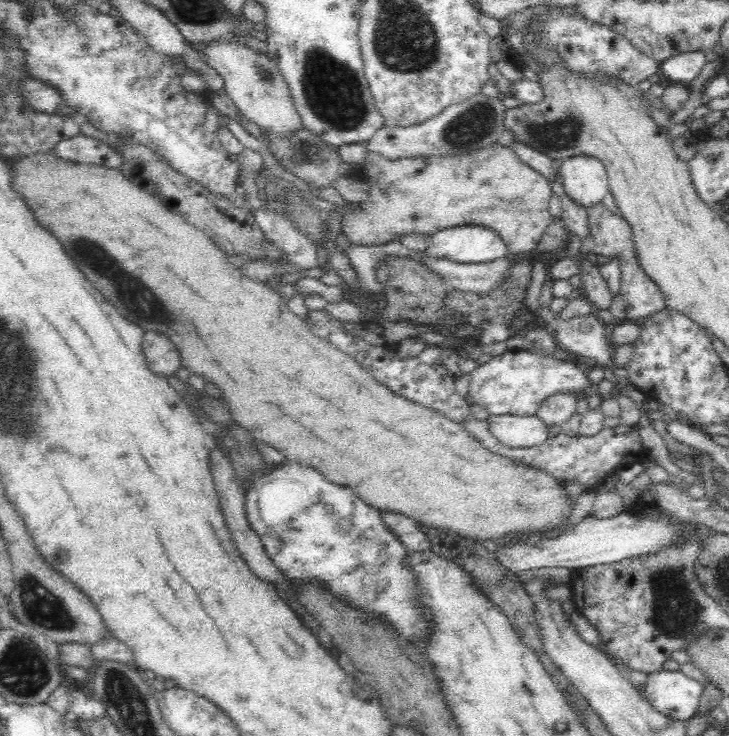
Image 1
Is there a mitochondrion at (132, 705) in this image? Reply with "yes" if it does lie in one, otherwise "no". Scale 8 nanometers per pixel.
yes

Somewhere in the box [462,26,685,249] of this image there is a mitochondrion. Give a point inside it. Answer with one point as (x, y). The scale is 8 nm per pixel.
(564, 132)

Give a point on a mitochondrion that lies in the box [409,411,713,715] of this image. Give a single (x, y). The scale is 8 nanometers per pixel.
(667, 616)

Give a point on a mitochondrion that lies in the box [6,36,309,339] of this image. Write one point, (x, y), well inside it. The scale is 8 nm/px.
(137, 298)

